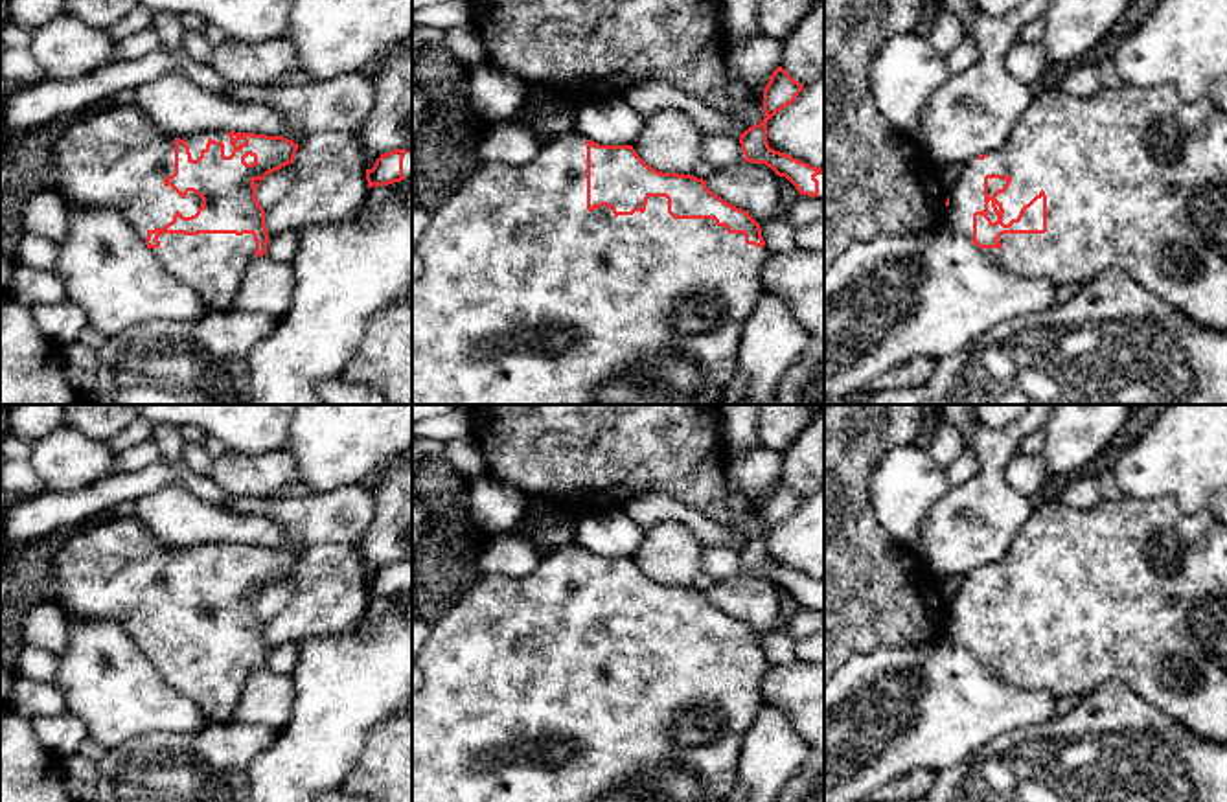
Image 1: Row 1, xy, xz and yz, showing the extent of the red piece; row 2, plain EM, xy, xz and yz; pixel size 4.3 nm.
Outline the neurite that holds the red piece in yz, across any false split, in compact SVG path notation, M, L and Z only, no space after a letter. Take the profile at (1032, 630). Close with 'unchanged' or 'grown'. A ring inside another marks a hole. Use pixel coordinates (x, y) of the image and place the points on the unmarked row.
M1172 497L1102 498L1091 510L1072 510L1060 500L1049 500L1043 508L1032 510L1028 522L1001 561L964 576L962 590L947 603L946 633L1019 690L1047 690L1060 699L1085 697L1106 682L1122 682L1196 736L1227 743L1227 526L1210 511L1185 515Z | grown

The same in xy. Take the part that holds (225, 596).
M114 517L72 530L53 561L55 602L66 618L116 620L153 662L160 677L193 701L208 723L228 723L247 679L267 666L265 622L256 611L261 592L292 576L298 556L283 548L254 544L204 544L188 550L162 546L131 517Z | grown

